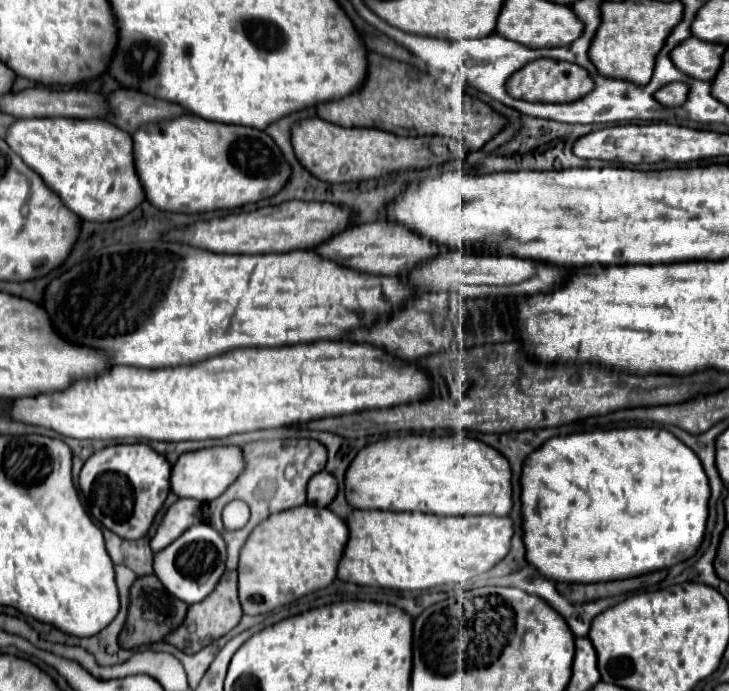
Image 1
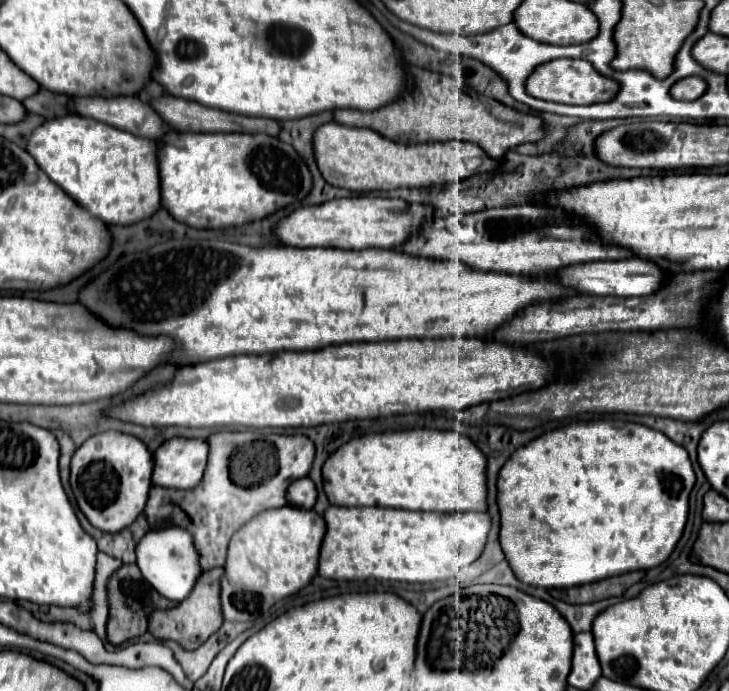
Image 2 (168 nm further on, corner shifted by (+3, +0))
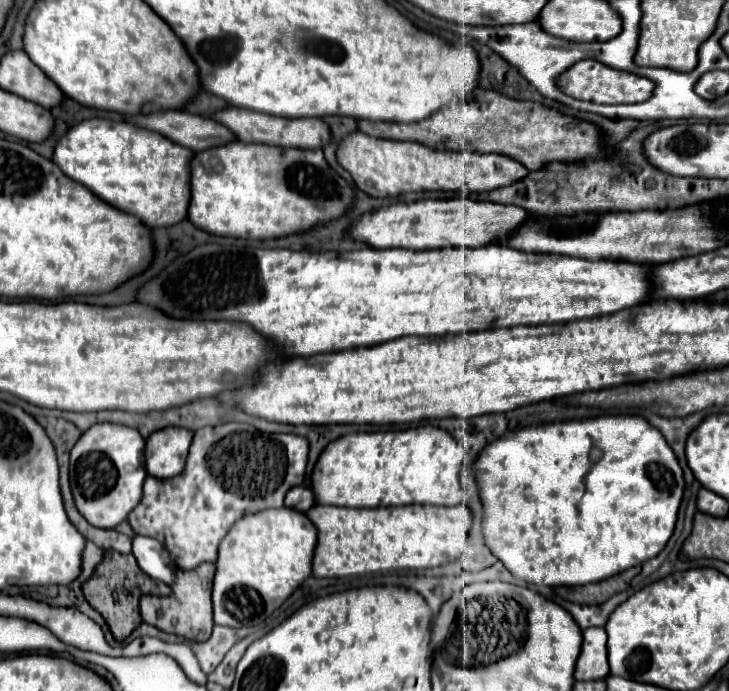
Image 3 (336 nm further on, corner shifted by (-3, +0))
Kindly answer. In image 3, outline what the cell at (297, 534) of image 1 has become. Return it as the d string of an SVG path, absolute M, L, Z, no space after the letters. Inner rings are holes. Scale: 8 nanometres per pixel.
M290 508L264 510L240 518L220 544L214 576L214 622L242 628L262 624L312 574L318 530L310 518Z

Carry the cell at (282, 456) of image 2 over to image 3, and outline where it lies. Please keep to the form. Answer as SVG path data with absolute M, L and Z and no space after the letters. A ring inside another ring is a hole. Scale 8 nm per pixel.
M230 422L230 424L220 424L220 426L206 426L206 428L200 428L194 434L194 440L192 440L192 446L190 446L190 454L188 454L188 460L186 460L184 474L174 476L170 480L156 480L156 478L148 476L146 482L144 482L144 496L142 496L140 504L132 510L132 514L128 516L128 520L130 520L130 524L132 524L132 528L134 528L136 534L142 534L142 536L150 536L150 538L160 540L170 550L174 564L180 564L182 570L194 570L202 562L216 562L220 542L224 540L224 536L228 534L228 530L232 528L232 524L238 522L242 516L254 514L254 512L260 512L260 510L266 510L266 508L282 508L284 506L286 492L290 488L294 488L294 486L304 484L306 466L308 466L308 440L304 436L296 436L296 434L266 434L266 432L256 430L250 424L240 424L240 422Z

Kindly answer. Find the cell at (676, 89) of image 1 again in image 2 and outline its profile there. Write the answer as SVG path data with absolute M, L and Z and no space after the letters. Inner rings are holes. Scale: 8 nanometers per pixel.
M688 76L684 80L680 80L678 84L674 84L672 88L672 96L676 100L696 100L706 92L708 84L704 78L700 76Z

